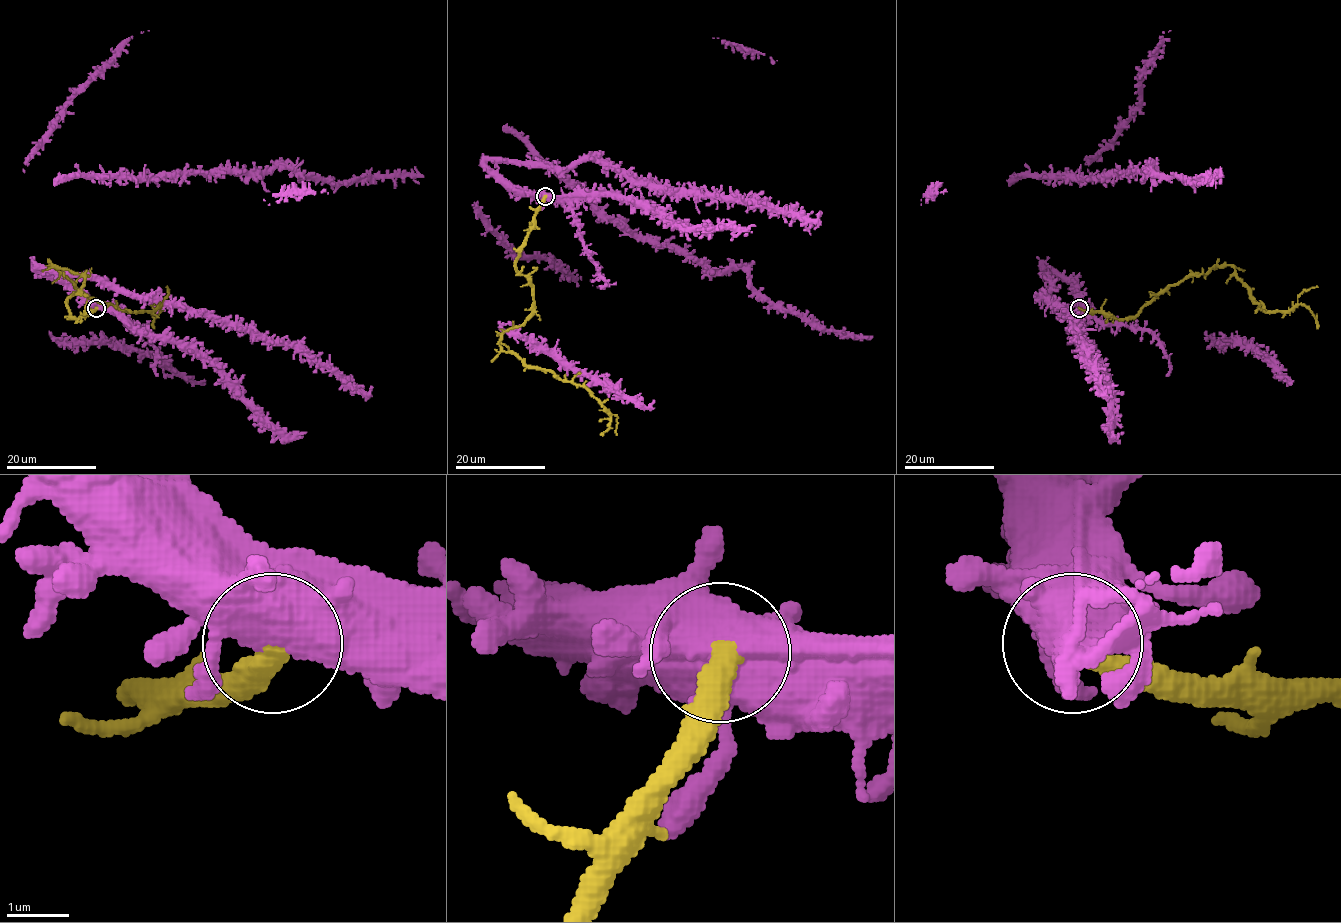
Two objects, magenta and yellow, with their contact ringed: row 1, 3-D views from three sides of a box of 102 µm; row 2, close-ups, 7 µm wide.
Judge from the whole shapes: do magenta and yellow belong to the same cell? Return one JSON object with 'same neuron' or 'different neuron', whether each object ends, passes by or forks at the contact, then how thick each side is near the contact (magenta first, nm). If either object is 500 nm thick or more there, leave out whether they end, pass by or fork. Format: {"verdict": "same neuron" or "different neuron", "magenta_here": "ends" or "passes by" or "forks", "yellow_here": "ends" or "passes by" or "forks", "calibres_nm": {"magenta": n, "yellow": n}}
{"verdict": "different neuron", "magenta_here": "forks", "yellow_here": "ends", "calibres_nm": {"magenta": 480, "yellow": 420}}

